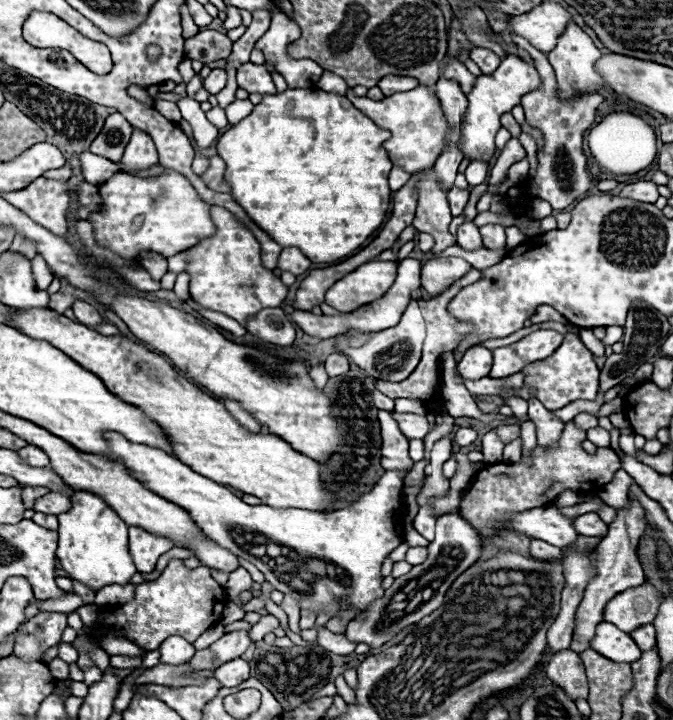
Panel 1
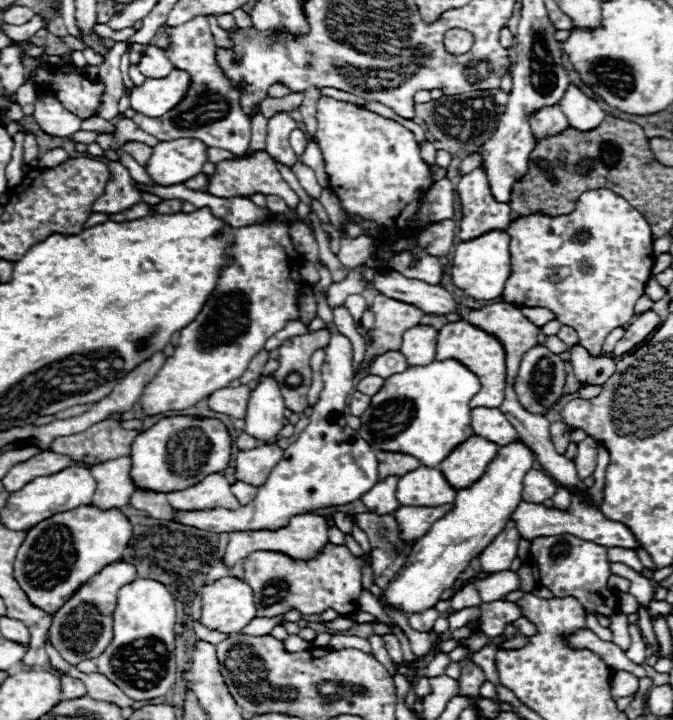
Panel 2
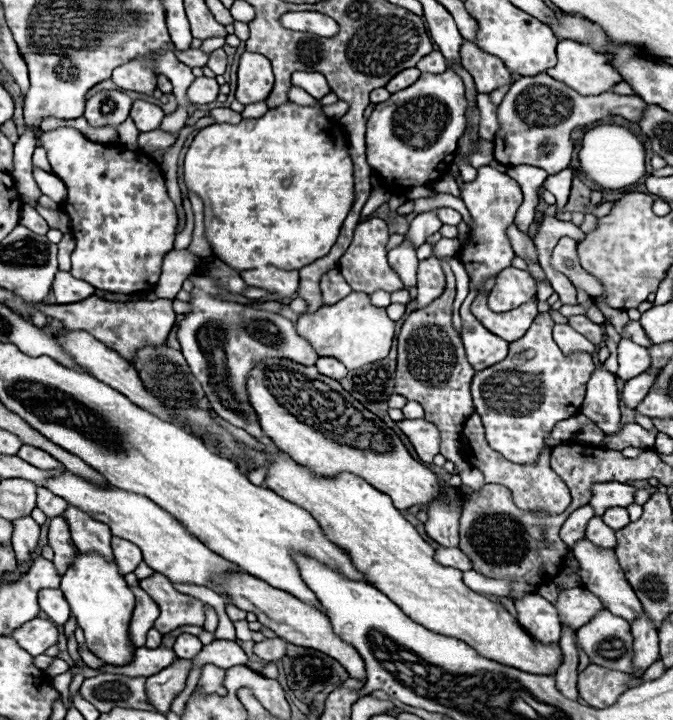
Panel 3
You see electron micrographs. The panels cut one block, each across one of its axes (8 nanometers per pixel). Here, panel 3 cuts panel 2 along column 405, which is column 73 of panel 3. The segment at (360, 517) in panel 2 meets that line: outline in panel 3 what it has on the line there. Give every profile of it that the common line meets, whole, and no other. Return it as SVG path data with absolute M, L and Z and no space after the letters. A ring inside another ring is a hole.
M62 516L52 518L50 522L50 534L48 534L48 542L54 550L54 568L60 576L64 576L64 572L72 566L78 550L70 538L70 526Z

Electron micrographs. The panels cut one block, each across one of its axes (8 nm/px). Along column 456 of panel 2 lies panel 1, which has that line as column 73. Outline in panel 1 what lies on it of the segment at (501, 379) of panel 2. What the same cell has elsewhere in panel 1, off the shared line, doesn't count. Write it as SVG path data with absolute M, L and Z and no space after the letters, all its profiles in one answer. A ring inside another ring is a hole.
M12 310L10 326L20 332L50 342L84 370L96 374L104 386L120 400L138 406L168 436L174 456L198 474L214 482L232 486L246 494L258 496L274 508L302 508L326 512L332 494L320 482L320 464L288 446L278 436L248 434L224 408L224 404L204 394L194 382L186 380L164 356L150 352L140 342L124 336L102 336L70 318L50 310Z

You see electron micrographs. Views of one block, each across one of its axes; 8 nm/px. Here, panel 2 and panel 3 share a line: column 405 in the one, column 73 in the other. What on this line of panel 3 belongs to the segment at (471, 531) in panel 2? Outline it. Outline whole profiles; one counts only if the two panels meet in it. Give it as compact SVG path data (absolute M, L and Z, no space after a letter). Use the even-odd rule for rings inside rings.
M78 554L72 568L64 574L60 590L70 602L78 626L84 630L88 650L112 666L126 666L132 662L134 646L130 640L130 618L134 612L134 596L124 576L116 570L116 564L104 562L98 554Z

